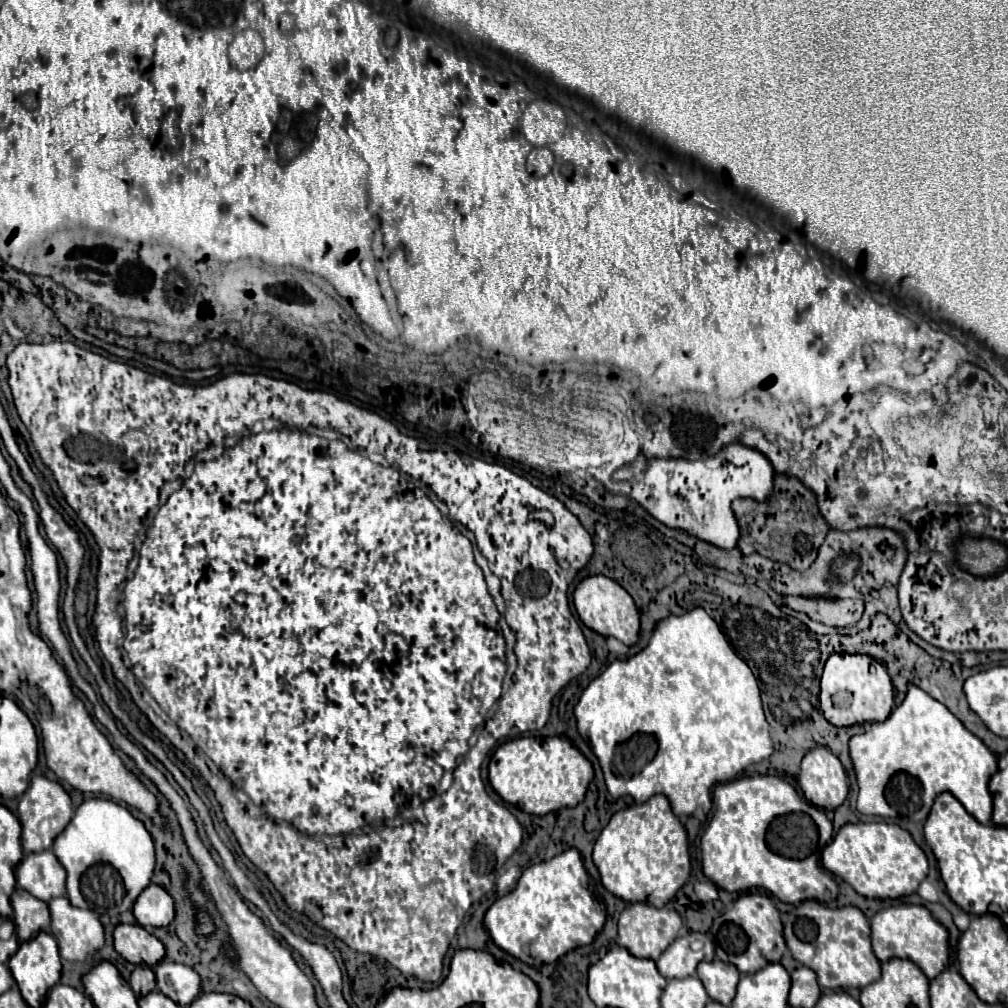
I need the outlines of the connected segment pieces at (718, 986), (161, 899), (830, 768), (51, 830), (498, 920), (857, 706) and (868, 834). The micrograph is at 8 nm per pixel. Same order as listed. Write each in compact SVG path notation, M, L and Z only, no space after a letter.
M720 960L702 962L698 966L698 978L702 980L708 996L724 1006L730 1006L734 1000L734 992L740 980L738 968L734 964L726 964Z
M150 884L134 902L134 916L140 926L168 926L174 920L174 900L162 886Z
M824 746L812 748L798 776L804 798L824 810L838 808L848 796L848 776L842 762Z
M32 776L28 790L20 798L18 816L20 816L20 822L24 818L22 850L24 854L30 854L30 852L50 850L58 832L62 832L62 828L66 828L66 824L70 822L70 816L74 816L74 810L72 810L70 796L58 782L52 782L46 776Z
M574 848L554 856L548 862L540 862L540 864L526 868L522 872L516 888L510 894L498 898L484 916L484 924L486 924L494 944L526 964L542 964L542 962L552 964L558 958L562 958L566 952L570 952L578 946L592 944L594 938L598 936L598 932L604 928L606 904L588 890L588 884L590 884L590 878L582 864L582 856Z
M832 654L820 680L820 710L834 726L882 722L894 710L894 686L884 664L864 654Z
M856 822L842 826L834 840L822 850L822 866L846 880L858 894L880 900L910 896L928 876L926 854L916 846L910 832L888 822Z

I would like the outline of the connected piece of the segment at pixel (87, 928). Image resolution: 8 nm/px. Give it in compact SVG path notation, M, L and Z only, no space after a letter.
M66 896L48 902L52 916L52 936L58 942L60 956L70 962L84 962L90 952L104 946L104 926L90 910L70 904Z

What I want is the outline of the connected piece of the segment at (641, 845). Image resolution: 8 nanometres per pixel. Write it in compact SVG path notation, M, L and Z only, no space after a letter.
M656 794L652 802L616 812L594 844L594 864L608 892L626 902L646 902L662 908L674 898L690 876L688 836L674 816L666 796Z

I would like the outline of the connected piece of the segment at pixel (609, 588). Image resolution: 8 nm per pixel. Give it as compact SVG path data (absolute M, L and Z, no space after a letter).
M590 576L582 580L574 590L574 606L580 620L594 632L602 636L614 636L622 640L626 646L634 646L640 640L640 612L632 596L612 578Z

